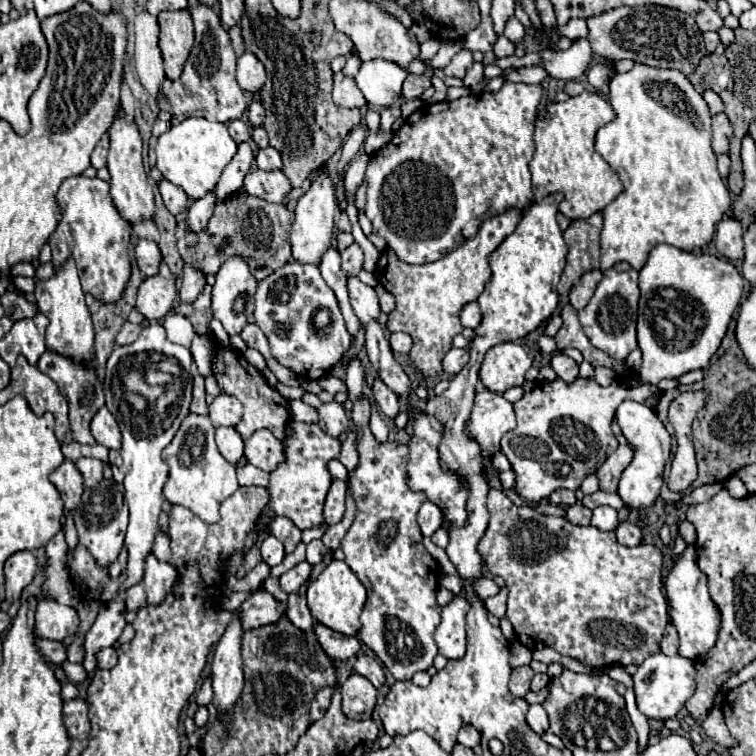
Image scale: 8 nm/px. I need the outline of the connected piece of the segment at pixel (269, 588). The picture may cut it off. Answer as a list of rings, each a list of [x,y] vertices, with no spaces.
[[[268,576],[266,580],[264,580],[264,584],[262,584],[262,588],[266,590],[266,592],[270,592],[278,602],[286,602],[286,592],[280,588],[280,582],[278,582],[278,578],[272,578],[272,576]]]

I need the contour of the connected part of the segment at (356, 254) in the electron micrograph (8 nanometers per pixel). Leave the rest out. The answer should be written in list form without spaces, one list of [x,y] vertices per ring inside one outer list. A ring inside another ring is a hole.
[[[352,244],[340,254],[342,254],[342,272],[346,276],[358,276],[362,270],[362,262],[364,262],[362,248],[358,244]]]

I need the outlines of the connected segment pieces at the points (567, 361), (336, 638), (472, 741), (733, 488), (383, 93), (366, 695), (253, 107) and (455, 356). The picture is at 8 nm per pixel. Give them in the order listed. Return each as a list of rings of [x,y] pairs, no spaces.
[[[556,352],[554,358],[552,358],[552,362],[550,362],[550,366],[558,374],[558,378],[564,380],[566,384],[572,384],[578,378],[578,364],[570,356],[566,356],[566,354]]]
[[[316,624],[314,630],[316,630],[320,646],[324,646],[324,650],[330,658],[350,658],[360,650],[360,642],[356,636],[338,634],[322,624]]]
[[[462,726],[460,728],[460,734],[458,734],[458,742],[462,746],[468,746],[468,748],[474,748],[476,744],[480,744],[480,734],[476,728],[472,726]]]
[[[732,476],[732,478],[728,480],[726,490],[730,492],[730,496],[732,496],[732,498],[746,498],[746,496],[748,496],[748,492],[744,490],[744,484],[742,484],[742,482],[740,482],[740,478],[736,478],[736,476]]]
[[[382,58],[364,62],[356,74],[356,84],[362,90],[366,102],[374,108],[388,108],[402,98],[402,82],[406,70],[400,70],[394,62],[384,62]]]
[[[352,674],[342,686],[342,710],[352,720],[368,720],[376,706],[376,688],[360,674]]]
[[[254,94],[254,100],[252,100],[252,104],[248,106],[248,118],[250,118],[250,124],[252,124],[252,126],[260,126],[260,124],[264,122],[264,118],[266,118],[258,94]]]
[[[450,348],[448,354],[446,354],[444,360],[442,360],[444,372],[450,374],[450,376],[458,374],[458,372],[466,366],[468,358],[470,358],[470,356],[468,356],[468,350],[464,350],[464,348]]]

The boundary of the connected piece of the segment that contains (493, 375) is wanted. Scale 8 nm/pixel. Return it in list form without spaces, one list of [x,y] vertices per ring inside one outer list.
[[[496,344],[486,352],[486,358],[480,368],[480,380],[488,390],[504,392],[512,386],[520,386],[530,366],[532,360],[520,344]]]

